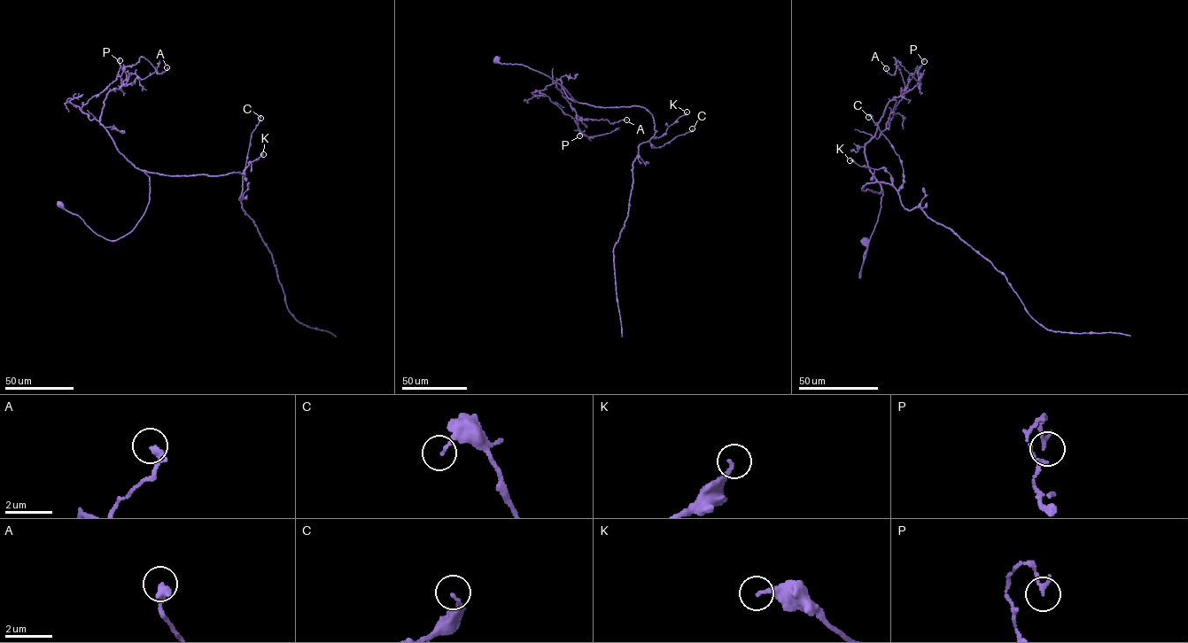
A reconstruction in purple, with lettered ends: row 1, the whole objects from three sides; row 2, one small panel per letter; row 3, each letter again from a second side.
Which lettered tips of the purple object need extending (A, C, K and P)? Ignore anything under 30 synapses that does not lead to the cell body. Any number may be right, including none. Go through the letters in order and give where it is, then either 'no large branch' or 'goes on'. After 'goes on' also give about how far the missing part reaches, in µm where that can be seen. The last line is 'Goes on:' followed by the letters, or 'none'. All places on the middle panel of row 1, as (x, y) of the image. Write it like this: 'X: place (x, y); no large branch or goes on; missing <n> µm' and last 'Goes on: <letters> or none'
A: place (626, 120); no large branch
C: place (692, 128); no large branch
K: place (687, 112); no large branch
P: place (579, 135); no large branch
Goes on: none

